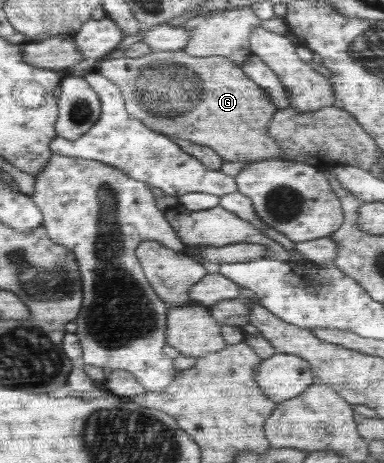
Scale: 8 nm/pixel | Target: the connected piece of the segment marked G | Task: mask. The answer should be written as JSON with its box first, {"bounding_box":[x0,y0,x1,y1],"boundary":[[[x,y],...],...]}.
{"bounding_box":[94,50,282,162],"boundary":[[[184,50],[152,52],[137,58],[120,57],[100,60],[94,69],[116,84],[125,99],[129,115],[140,120],[152,131],[186,139],[204,147],[211,147],[223,162],[274,160],[282,154],[272,137],[268,137],[267,127],[278,109],[272,98],[250,80],[234,60],[224,56],[192,56]]]}

